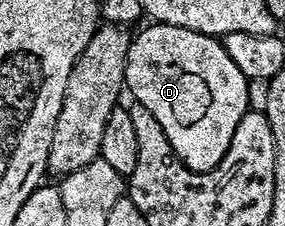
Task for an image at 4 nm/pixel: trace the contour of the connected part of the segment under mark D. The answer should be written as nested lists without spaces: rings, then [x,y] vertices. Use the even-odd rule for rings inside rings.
[[[157,22],[147,23],[142,33],[135,35],[130,41],[128,62],[126,63],[125,87],[134,95],[133,99],[160,122],[160,130],[168,138],[172,150],[178,159],[194,172],[207,172],[217,166],[224,158],[228,146],[232,142],[232,134],[236,134],[236,126],[240,126],[240,118],[251,107],[251,81],[228,58],[228,50],[224,50],[221,39],[206,36],[196,30],[188,30],[184,26],[168,26]]]

